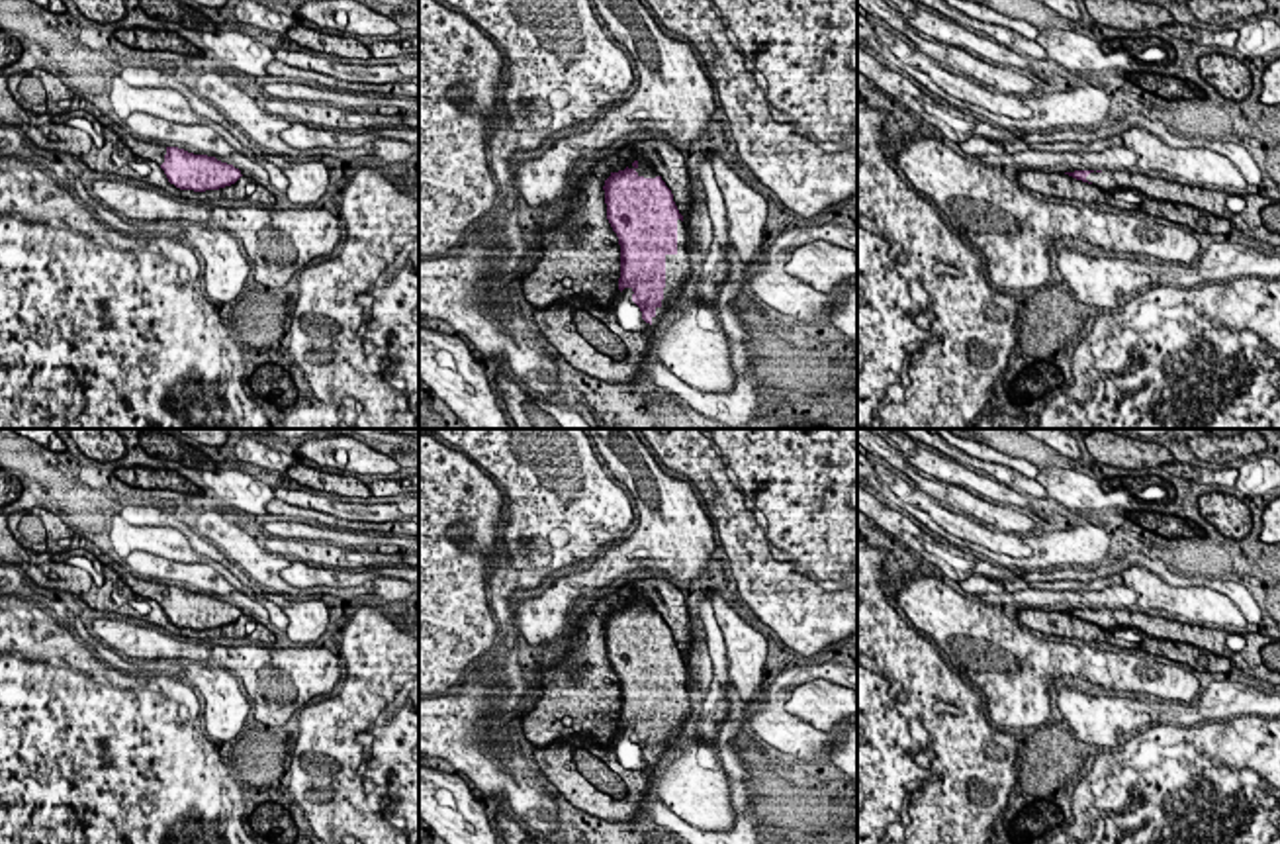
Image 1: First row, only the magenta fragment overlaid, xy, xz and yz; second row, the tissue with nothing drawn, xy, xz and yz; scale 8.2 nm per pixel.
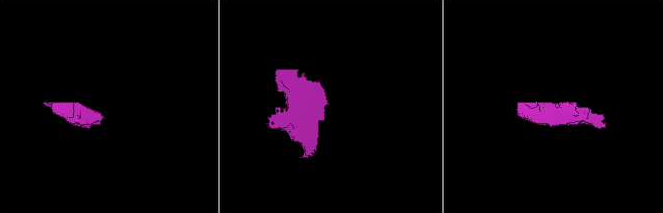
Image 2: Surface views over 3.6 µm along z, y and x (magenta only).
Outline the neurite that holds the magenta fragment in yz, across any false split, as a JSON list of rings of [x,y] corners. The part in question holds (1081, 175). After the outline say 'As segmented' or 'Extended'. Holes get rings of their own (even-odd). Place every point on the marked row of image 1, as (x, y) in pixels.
[[[1074,170],[1065,172],[1076,180],[1096,184],[1102,190],[1133,190],[1141,196],[1186,204],[1204,211],[1213,213],[1215,217],[1227,219],[1233,227],[1237,227],[1243,235],[1280,247],[1280,233],[1268,231],[1262,223],[1260,211],[1272,204],[1270,198],[1260,194],[1243,194],[1245,210],[1241,213],[1233,213],[1227,210],[1225,200],[1229,196],[1227,190],[1215,188],[1200,188],[1200,186],[1184,186],[1180,182],[1172,182],[1161,176],[1149,176],[1143,172],[1110,172],[1110,170]]]. Extended

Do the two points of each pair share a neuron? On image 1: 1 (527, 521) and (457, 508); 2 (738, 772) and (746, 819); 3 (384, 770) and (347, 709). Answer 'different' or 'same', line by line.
1: different
2: same
3: same

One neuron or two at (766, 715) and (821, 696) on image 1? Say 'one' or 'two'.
two

